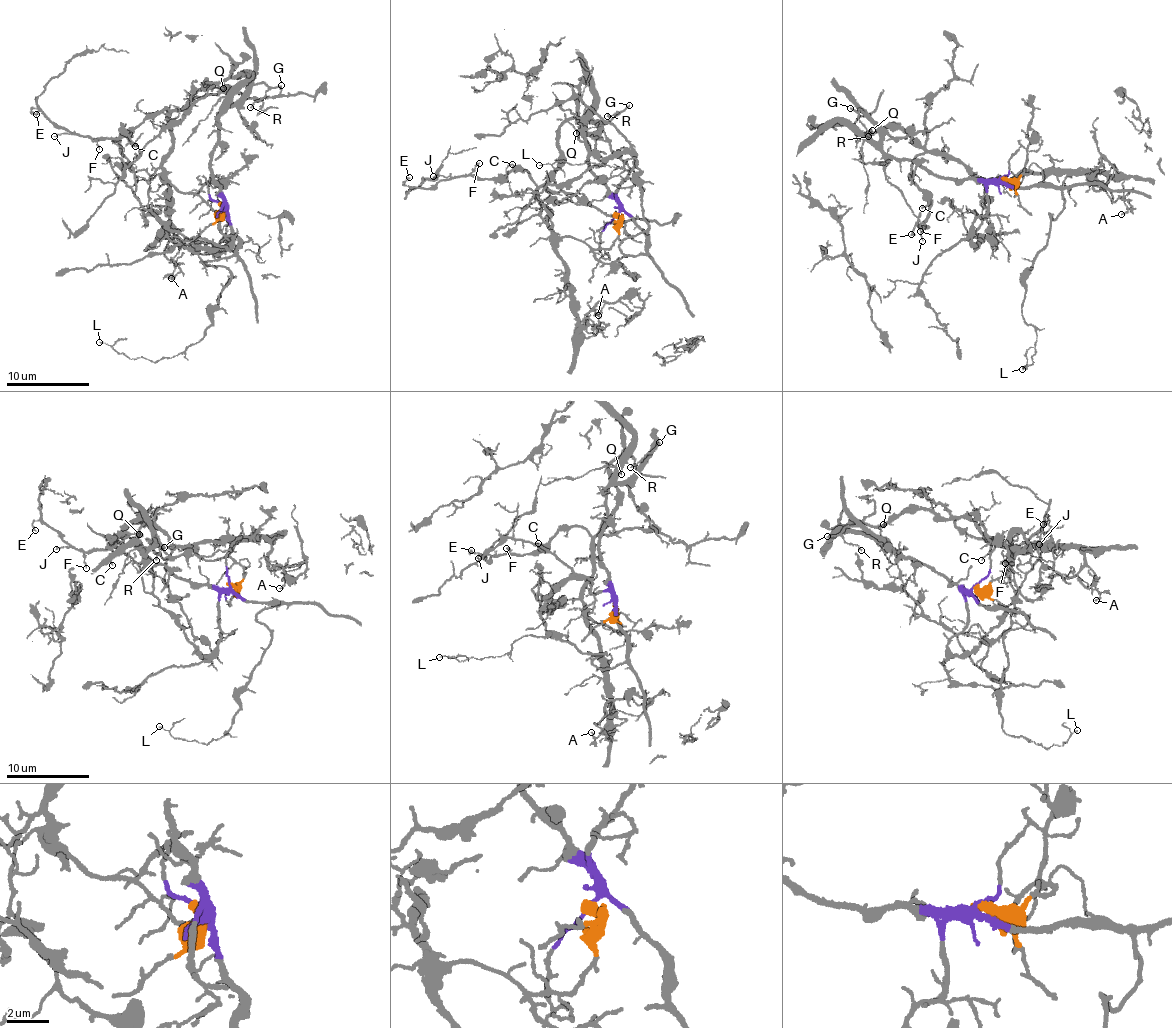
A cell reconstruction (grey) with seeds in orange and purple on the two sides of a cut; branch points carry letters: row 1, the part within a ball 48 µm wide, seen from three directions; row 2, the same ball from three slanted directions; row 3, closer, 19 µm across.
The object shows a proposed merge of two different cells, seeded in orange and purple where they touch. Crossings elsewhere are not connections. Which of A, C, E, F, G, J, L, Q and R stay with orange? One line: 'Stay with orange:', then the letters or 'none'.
Stay with orange: A, C, E, F, J, Q

